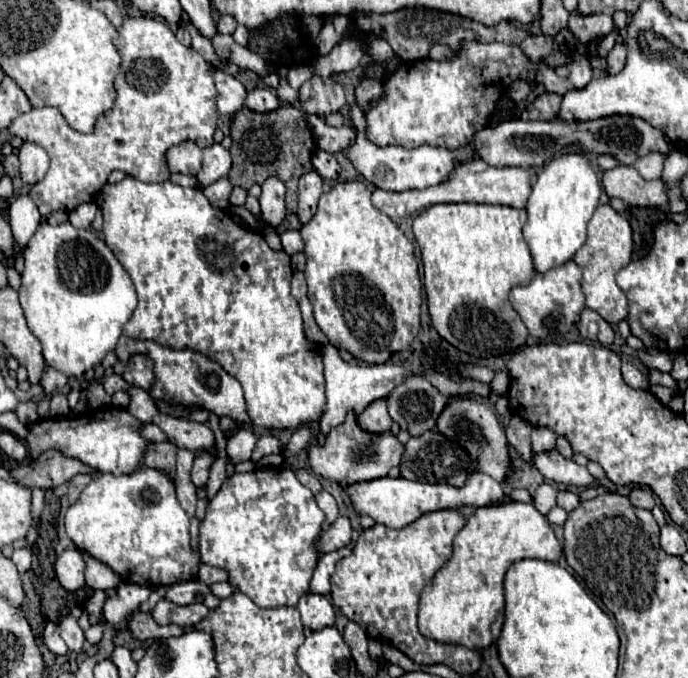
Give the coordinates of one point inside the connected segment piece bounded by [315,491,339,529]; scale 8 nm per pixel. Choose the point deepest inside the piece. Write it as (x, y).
(328, 505)

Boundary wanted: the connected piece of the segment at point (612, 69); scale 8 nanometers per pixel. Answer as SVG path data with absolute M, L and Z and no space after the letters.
M617 43L617 45L609 51L607 63L609 63L609 73L611 73L611 75L621 73L621 69L625 67L625 57L627 57L627 47L621 45L621 43Z

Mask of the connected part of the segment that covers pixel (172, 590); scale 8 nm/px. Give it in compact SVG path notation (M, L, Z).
M191 581L191 583L177 583L169 587L165 599L177 605L189 605L189 603L201 603L207 593L209 593L209 587L205 583Z

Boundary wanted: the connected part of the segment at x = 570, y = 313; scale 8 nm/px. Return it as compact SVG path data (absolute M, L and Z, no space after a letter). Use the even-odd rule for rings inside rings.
M569 261L561 267L553 267L545 273L535 273L527 285L517 285L511 289L511 303L519 313L521 321L529 329L529 335L535 339L547 339L555 333L565 335L579 319L581 309L585 307L585 295L581 291L583 267L575 261Z

